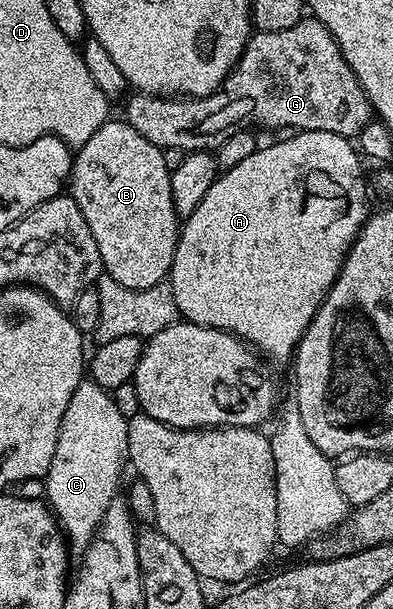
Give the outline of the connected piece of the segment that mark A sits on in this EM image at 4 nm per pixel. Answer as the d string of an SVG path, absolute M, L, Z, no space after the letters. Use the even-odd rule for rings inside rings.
M309 129L293 132L285 137L288 137L285 141L276 141L273 145L261 144L254 151L254 155L242 159L242 163L223 170L217 176L210 191L206 191L205 197L202 198L202 203L194 207L191 215L183 218L170 274L174 302L177 303L177 309L183 320L193 321L195 325L208 325L212 329L224 329L227 333L251 343L265 358L273 357L276 361L284 361L287 357L289 360L295 354L302 335L314 319L317 307L323 303L330 287L336 282L340 267L344 264L344 256L370 216L370 208L368 209L370 189L367 184L364 186L364 173L360 170L362 157L357 146L349 138L334 135L330 131Z

